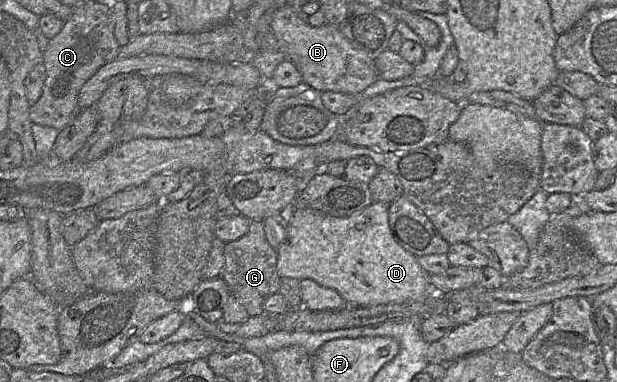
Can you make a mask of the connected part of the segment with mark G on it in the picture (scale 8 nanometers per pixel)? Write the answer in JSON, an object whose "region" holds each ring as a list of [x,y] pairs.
{"region":[[[251,220],[248,232],[236,241],[226,243],[225,266],[222,278],[231,294],[245,307],[249,316],[258,316],[264,312],[265,299],[278,293],[281,277],[277,271],[277,251],[266,239],[264,224],[261,220]]]}

